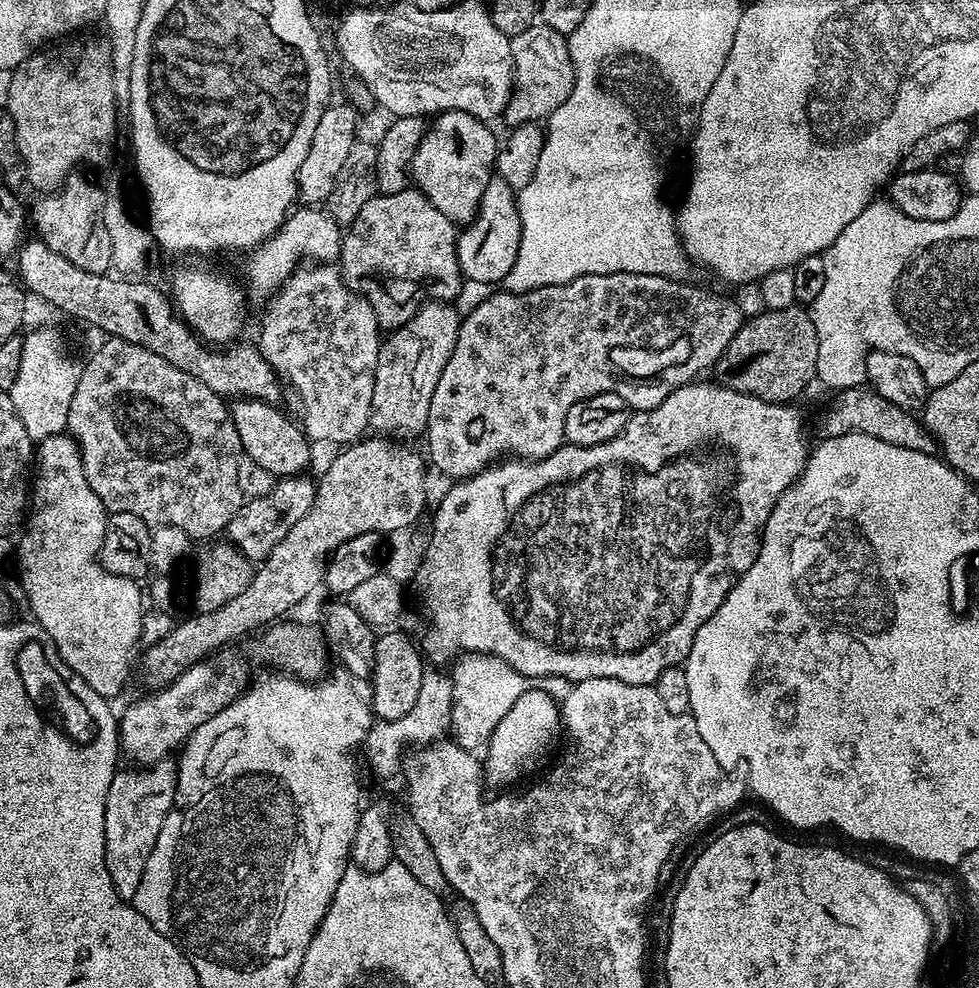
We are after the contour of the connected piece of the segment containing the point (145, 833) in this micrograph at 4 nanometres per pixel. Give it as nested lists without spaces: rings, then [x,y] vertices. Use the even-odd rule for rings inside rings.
[[[167,758],[147,766],[128,766],[125,772],[124,769],[117,770],[110,782],[104,807],[104,861],[106,870],[110,873],[110,882],[114,882],[114,890],[118,890],[123,900],[130,902],[134,898],[142,882],[142,870],[146,870],[146,862],[150,859],[150,850],[154,850],[154,842],[158,842],[162,822],[166,822],[166,814],[174,802],[176,765],[175,759]]]

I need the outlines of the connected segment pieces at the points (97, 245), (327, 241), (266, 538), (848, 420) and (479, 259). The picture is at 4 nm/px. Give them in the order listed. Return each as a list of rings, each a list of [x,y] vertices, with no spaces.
[[[82,172],[72,173],[55,192],[47,193],[33,208],[30,208],[30,220],[34,222],[35,232],[44,244],[62,254],[87,273],[106,274],[112,266],[113,244],[109,228],[105,222],[105,210],[108,196],[106,192]]]
[[[300,206],[289,212],[278,231],[247,253],[248,284],[246,296],[249,301],[263,305],[271,300],[277,288],[301,262],[336,262],[340,258],[341,225],[327,210],[320,206]]]
[[[297,474],[277,479],[270,494],[262,498],[245,500],[238,514],[230,518],[226,529],[227,539],[234,547],[240,549],[240,553],[247,560],[253,562],[265,560],[270,550],[274,550],[274,546],[278,546],[278,542],[282,542],[282,538],[290,534],[294,522],[298,522],[298,518],[302,518],[302,514],[306,514],[306,510],[314,506],[316,486],[311,479],[308,481],[306,477],[307,475]]]
[[[871,387],[842,388],[835,393],[828,413],[820,420],[820,436],[841,436],[842,434],[870,434],[870,438],[882,438],[882,442],[890,442],[890,446],[902,446],[906,450],[918,450],[927,456],[937,455],[938,445],[932,439],[928,429],[919,419],[916,420],[909,409],[894,406],[894,402],[886,402]]]
[[[497,174],[493,175],[482,194],[476,217],[456,238],[456,257],[465,281],[485,286],[499,285],[506,274],[510,274],[510,266],[514,266],[514,258],[518,258],[520,245],[520,212],[516,209],[516,198],[517,193],[506,182]]]

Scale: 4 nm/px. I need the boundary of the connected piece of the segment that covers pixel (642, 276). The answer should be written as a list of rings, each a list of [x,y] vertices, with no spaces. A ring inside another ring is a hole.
[[[611,272],[610,274],[590,274],[579,276],[565,284],[554,286],[542,286],[532,288],[529,292],[506,292],[496,290],[493,294],[485,295],[469,316],[463,317],[458,330],[457,341],[454,344],[453,353],[442,370],[441,378],[434,389],[429,408],[427,459],[440,472],[452,476],[453,481],[462,480],[466,476],[472,476],[483,468],[489,467],[493,462],[504,457],[519,458],[521,460],[541,460],[554,450],[558,450],[565,443],[564,423],[566,422],[566,410],[574,406],[574,402],[582,402],[586,398],[594,398],[594,394],[618,394],[628,403],[629,409],[643,410],[653,408],[662,403],[674,390],[678,390],[683,384],[691,384],[697,379],[699,372],[711,369],[722,358],[726,346],[738,334],[738,330],[744,324],[746,313],[735,304],[728,296],[719,296],[716,292],[707,292],[704,288],[695,288],[692,284],[680,284],[679,279],[671,276],[651,276],[645,272]]]

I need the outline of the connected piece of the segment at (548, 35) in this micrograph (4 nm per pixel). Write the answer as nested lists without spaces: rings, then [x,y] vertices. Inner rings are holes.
[[[538,22],[523,34],[511,37],[511,41],[512,93],[504,107],[503,123],[515,126],[547,121],[548,115],[558,110],[570,98],[570,90],[574,90],[574,62],[570,58],[568,37]]]

